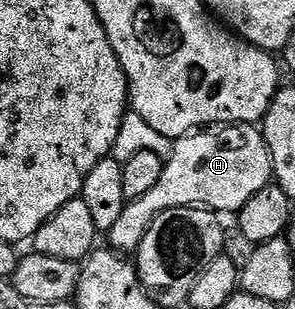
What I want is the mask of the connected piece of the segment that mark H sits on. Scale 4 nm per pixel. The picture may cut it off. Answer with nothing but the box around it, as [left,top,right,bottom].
[105,123,272,256]

